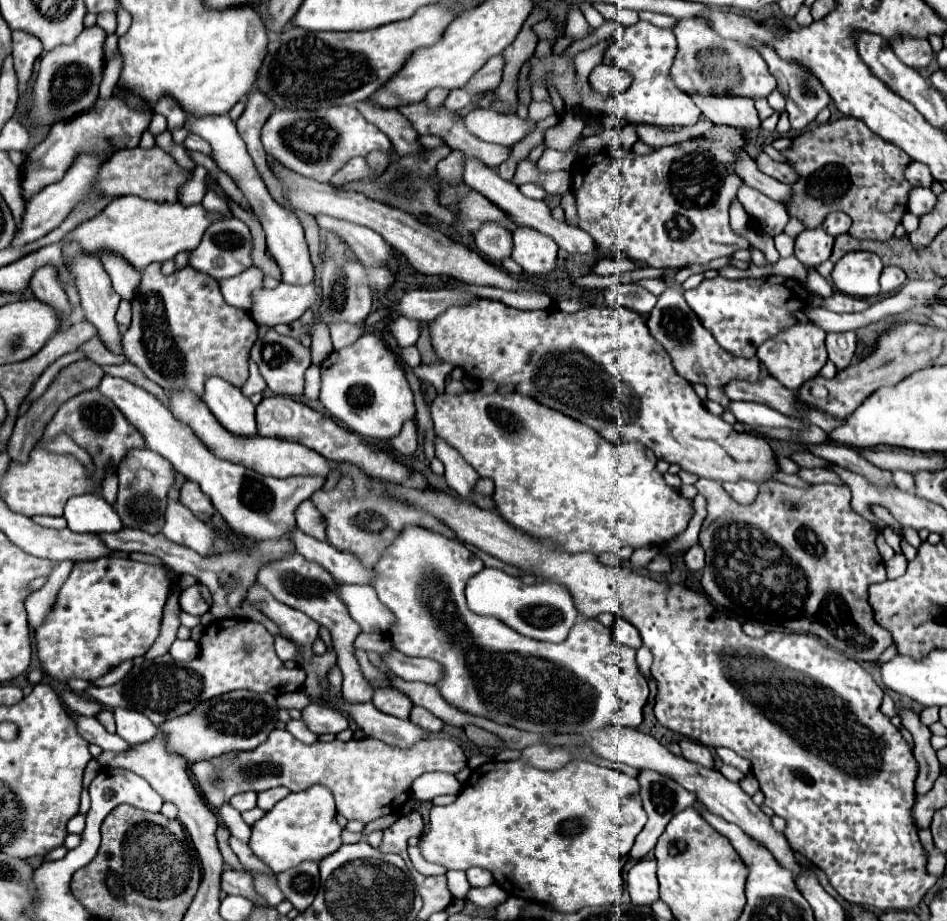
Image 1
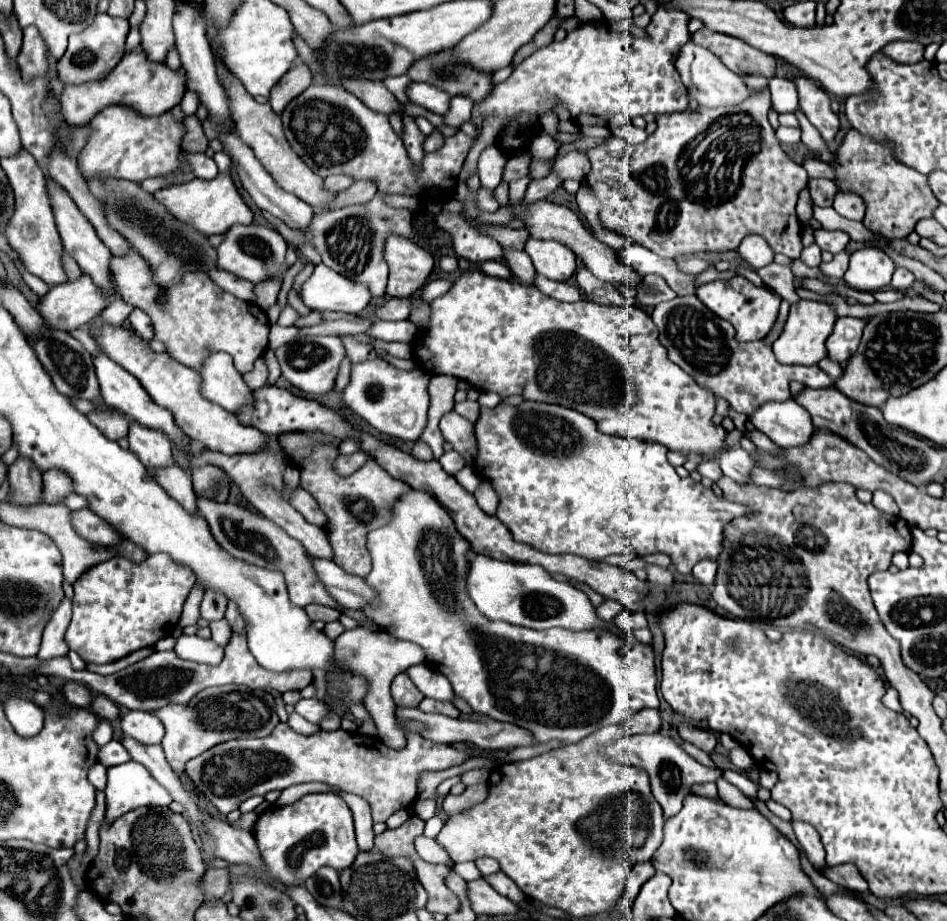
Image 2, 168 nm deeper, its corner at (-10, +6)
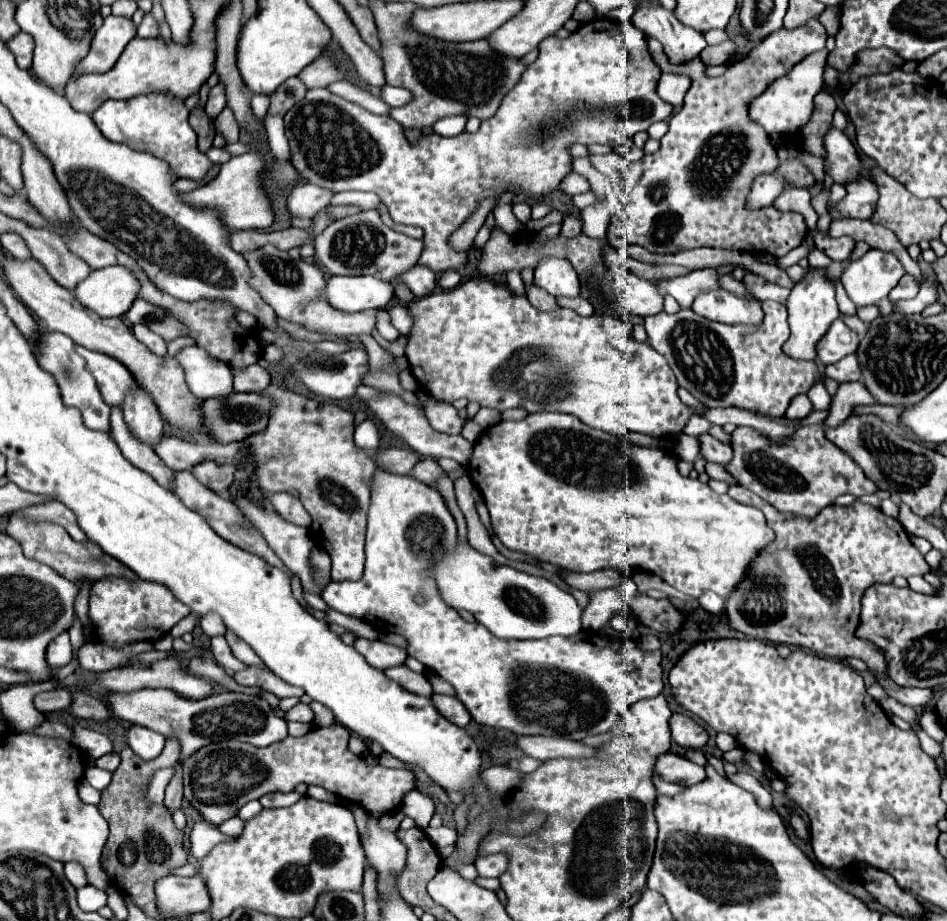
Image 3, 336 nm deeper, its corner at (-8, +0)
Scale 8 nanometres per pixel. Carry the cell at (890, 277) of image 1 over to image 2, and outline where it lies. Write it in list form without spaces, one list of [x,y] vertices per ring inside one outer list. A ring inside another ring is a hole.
[[[898,267],[898,269],[894,271],[894,275],[892,275],[890,287],[892,287],[892,289],[898,289],[898,291],[910,291],[910,287],[912,287],[914,281],[916,281],[916,277],[914,277],[908,269]]]

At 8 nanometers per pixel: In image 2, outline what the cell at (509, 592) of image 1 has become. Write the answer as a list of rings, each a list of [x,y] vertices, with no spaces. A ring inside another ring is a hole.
[[[476,555],[468,569],[466,591],[478,611],[490,621],[504,621],[530,629],[562,627],[570,631],[584,631],[604,625],[596,617],[592,603],[580,589],[572,587],[570,583],[552,579],[552,575],[538,565],[510,563],[486,555]]]

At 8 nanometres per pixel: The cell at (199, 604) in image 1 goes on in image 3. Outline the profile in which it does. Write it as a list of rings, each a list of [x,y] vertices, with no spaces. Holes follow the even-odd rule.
[[[208,613],[208,615],[204,615],[204,617],[200,619],[200,627],[204,629],[204,633],[206,633],[208,637],[224,635],[224,631],[226,631],[222,619],[220,619],[216,613]]]

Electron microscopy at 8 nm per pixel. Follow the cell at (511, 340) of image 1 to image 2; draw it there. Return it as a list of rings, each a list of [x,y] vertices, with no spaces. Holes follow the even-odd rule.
[[[464,271],[448,289],[448,293],[444,293],[442,297],[434,299],[430,303],[430,325],[426,329],[424,335],[420,335],[420,339],[414,343],[414,355],[412,361],[418,369],[426,371],[426,373],[436,373],[436,375],[448,375],[454,379],[464,379],[470,385],[474,385],[478,391],[496,391],[500,397],[510,397],[510,395],[522,395],[528,401],[540,401],[540,403],[556,403],[562,407],[570,407],[578,413],[588,415],[590,419],[594,419],[598,423],[598,429],[602,433],[608,435],[620,435],[620,437],[634,437],[634,439],[642,439],[642,441],[656,441],[666,445],[672,451],[680,451],[686,457],[688,455],[704,455],[704,453],[712,453],[718,451],[724,443],[724,437],[728,435],[722,427],[714,427],[712,425],[712,415],[714,415],[714,395],[702,387],[698,387],[694,383],[694,379],[686,377],[686,373],[674,365],[668,355],[666,349],[660,345],[658,341],[658,329],[654,325],[654,321],[650,321],[650,315],[640,309],[640,307],[610,307],[610,305],[598,305],[592,303],[588,299],[582,299],[578,303],[562,303],[556,301],[544,293],[540,293],[536,287],[530,285],[522,285],[518,281],[508,281],[508,279],[498,279],[498,277],[490,277],[482,271]]]

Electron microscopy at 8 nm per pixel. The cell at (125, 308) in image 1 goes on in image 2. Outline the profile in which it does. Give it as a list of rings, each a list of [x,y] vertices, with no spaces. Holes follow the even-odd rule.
[[[134,309],[128,317],[132,329],[144,339],[144,341],[152,341],[154,339],[154,327],[152,327],[152,321],[146,313],[142,313],[140,309]]]

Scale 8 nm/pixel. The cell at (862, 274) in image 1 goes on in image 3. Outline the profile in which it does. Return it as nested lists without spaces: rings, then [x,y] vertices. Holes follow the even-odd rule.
[[[870,249],[864,257],[852,261],[844,271],[842,271],[842,285],[848,293],[848,297],[856,303],[856,305],[874,305],[878,303],[882,297],[888,297],[890,289],[900,281],[900,277],[904,275],[904,267],[900,265],[900,261],[892,255],[892,253],[884,253],[880,249]]]

